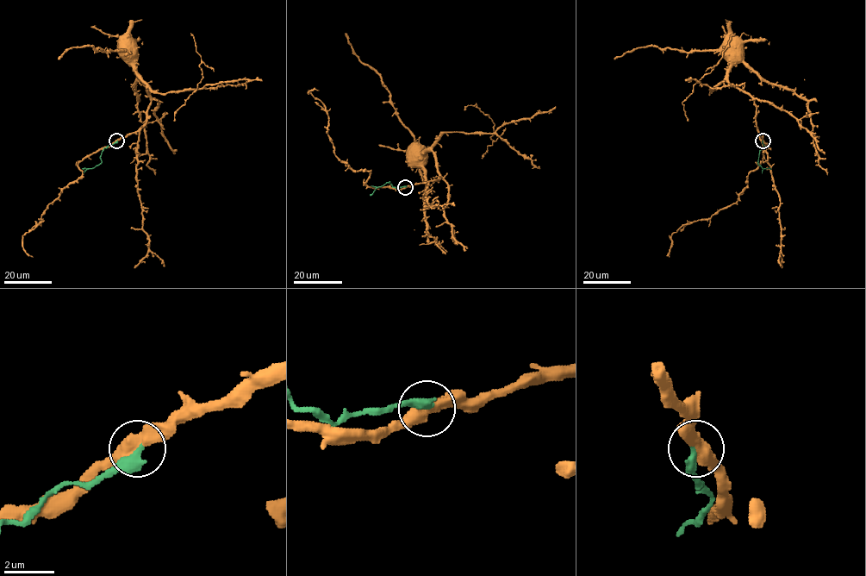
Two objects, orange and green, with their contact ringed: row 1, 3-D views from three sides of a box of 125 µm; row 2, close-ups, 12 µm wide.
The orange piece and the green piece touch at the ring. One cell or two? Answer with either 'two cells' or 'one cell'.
two cells

